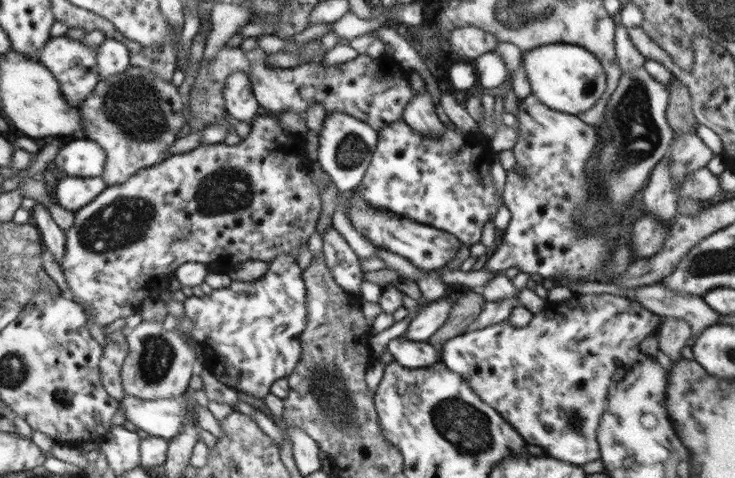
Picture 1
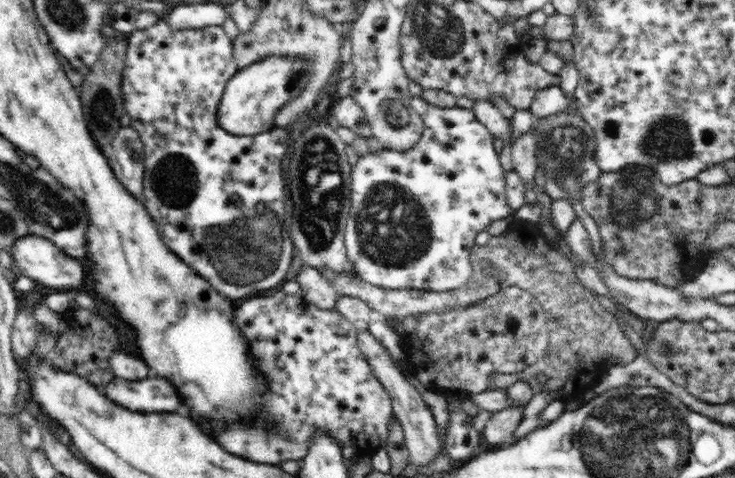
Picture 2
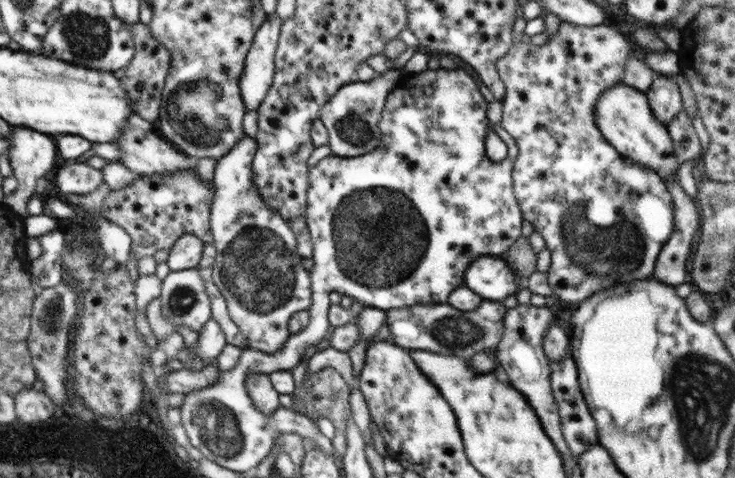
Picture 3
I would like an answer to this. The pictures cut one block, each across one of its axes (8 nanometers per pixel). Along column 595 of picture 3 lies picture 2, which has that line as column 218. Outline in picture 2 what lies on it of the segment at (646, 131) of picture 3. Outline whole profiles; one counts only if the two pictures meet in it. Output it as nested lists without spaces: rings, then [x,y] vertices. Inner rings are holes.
[[[276,55],[241,68],[226,84],[218,106],[220,127],[234,135],[253,135],[274,128],[274,118],[280,108],[298,98],[308,86],[312,65],[304,57]]]

